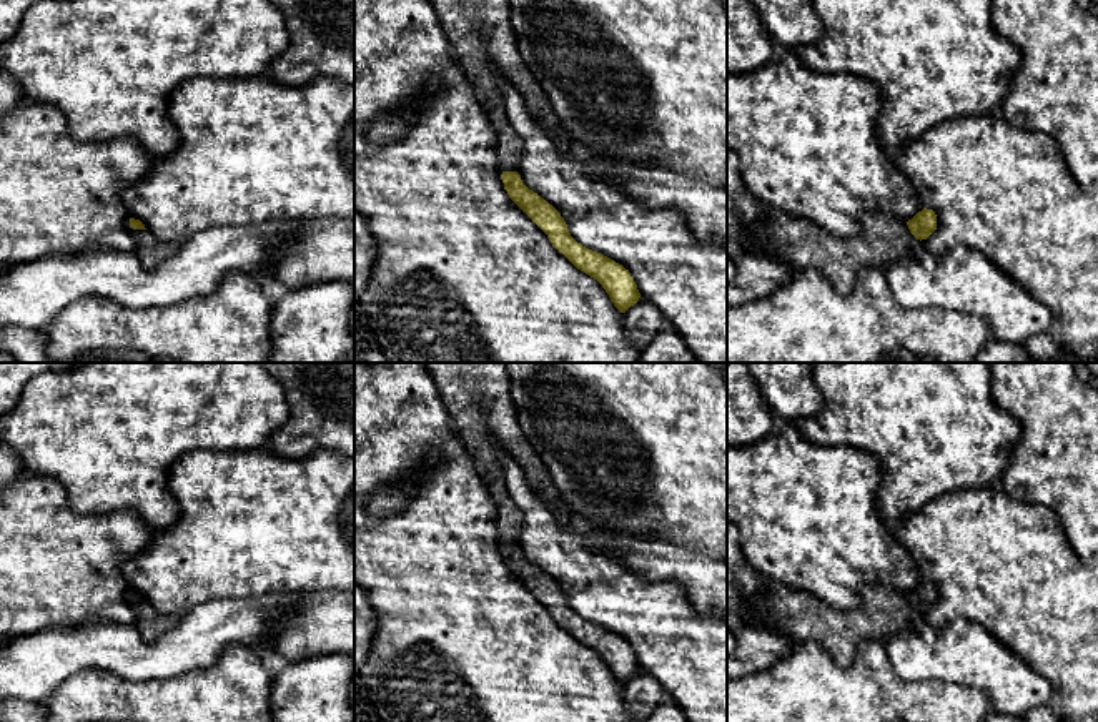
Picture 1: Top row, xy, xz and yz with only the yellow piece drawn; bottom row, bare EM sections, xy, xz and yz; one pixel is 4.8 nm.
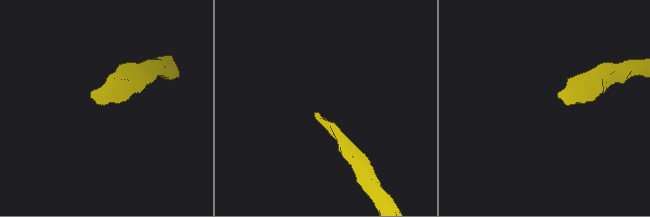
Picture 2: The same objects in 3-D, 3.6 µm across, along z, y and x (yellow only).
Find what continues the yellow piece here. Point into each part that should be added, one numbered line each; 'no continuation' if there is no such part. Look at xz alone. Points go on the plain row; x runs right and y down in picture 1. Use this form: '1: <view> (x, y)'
1: xz (478, 396)

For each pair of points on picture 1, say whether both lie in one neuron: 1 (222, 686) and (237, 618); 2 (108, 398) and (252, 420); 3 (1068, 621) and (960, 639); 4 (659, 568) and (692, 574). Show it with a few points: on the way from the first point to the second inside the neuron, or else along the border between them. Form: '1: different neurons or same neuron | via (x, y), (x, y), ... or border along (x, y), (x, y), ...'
1: different neurons | border along (258, 649), (232, 644), (210, 666), (200, 669)
2: same neuron | via (143, 398), (195, 398), (205, 408), (217, 408)
3: different neurons | border along (955, 619), (979, 623), (1022, 659)
4: same neuron | via (667, 568), (684, 568)

